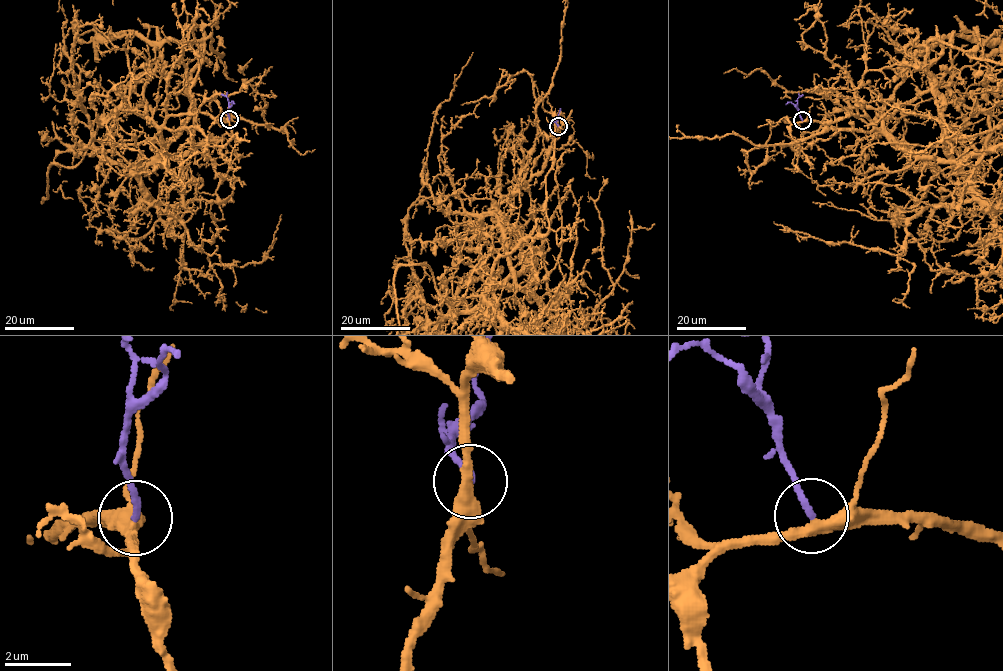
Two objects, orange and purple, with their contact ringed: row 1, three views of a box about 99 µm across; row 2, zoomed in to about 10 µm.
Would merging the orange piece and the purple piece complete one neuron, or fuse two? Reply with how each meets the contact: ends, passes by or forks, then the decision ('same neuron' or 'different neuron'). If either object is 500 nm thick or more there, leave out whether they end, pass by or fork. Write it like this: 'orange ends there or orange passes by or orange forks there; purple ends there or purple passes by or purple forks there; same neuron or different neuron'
orange passes by; purple ends there; same neuron

